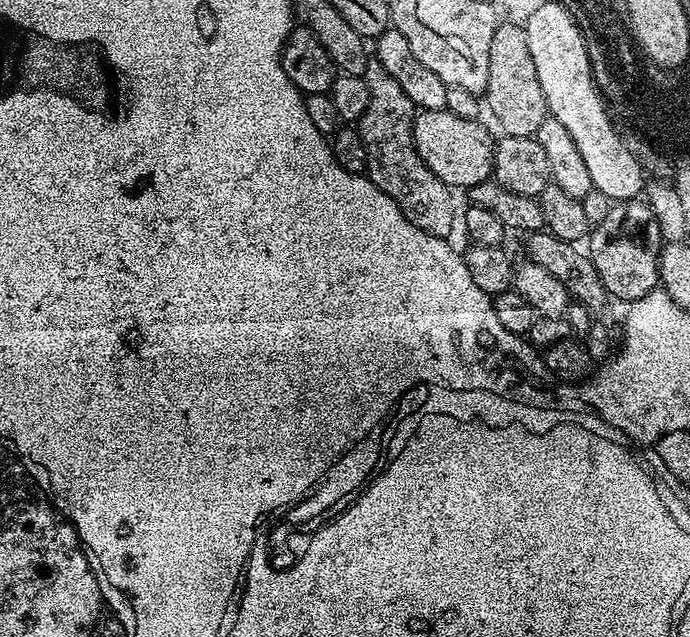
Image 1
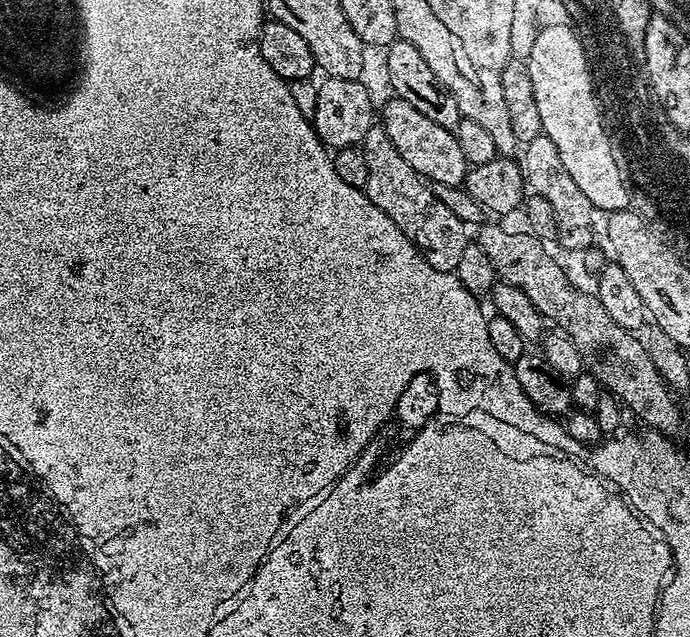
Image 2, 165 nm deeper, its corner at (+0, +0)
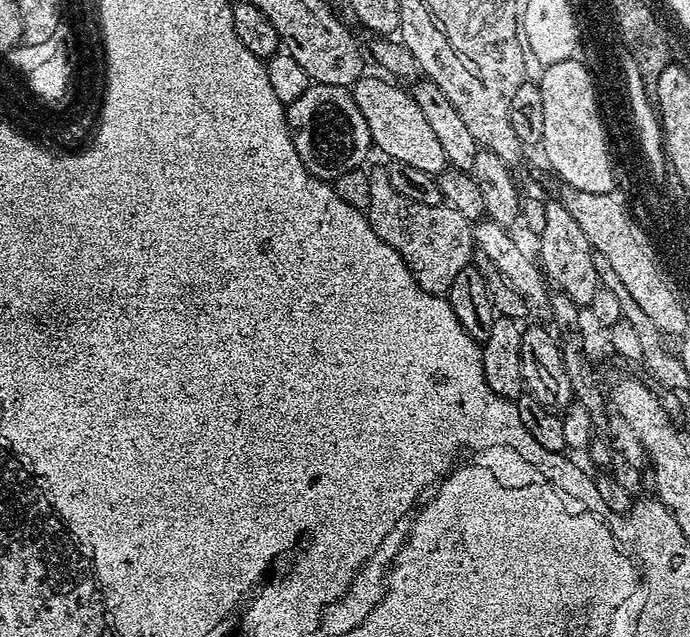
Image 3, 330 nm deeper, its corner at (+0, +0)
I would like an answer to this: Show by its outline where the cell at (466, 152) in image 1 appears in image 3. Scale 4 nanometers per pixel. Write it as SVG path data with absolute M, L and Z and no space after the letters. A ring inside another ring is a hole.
M365 74L350 89L354 102L358 102L358 110L362 110L362 118L366 118L366 126L370 126L373 145L381 148L388 160L406 162L406 166L433 174L443 172L449 167L446 150L442 150L434 130L426 123L422 110L418 110L418 102L414 102L411 91L404 89L403 92L398 85L391 84L396 82L388 80Z

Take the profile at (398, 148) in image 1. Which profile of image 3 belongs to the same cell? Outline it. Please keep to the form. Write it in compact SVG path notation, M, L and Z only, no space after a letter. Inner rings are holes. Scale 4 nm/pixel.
M383 167L371 169L370 202L366 209L374 234L393 248L406 262L410 274L422 286L422 290L437 294L447 293L451 282L462 268L473 263L473 221L467 220L458 210L442 203L438 206L422 206L422 202L410 202L406 194L398 194L390 186L390 178Z

